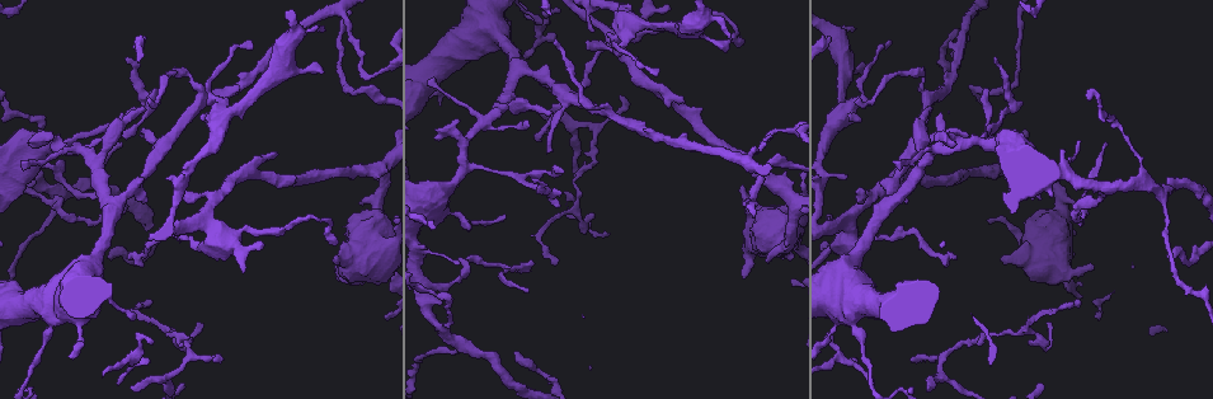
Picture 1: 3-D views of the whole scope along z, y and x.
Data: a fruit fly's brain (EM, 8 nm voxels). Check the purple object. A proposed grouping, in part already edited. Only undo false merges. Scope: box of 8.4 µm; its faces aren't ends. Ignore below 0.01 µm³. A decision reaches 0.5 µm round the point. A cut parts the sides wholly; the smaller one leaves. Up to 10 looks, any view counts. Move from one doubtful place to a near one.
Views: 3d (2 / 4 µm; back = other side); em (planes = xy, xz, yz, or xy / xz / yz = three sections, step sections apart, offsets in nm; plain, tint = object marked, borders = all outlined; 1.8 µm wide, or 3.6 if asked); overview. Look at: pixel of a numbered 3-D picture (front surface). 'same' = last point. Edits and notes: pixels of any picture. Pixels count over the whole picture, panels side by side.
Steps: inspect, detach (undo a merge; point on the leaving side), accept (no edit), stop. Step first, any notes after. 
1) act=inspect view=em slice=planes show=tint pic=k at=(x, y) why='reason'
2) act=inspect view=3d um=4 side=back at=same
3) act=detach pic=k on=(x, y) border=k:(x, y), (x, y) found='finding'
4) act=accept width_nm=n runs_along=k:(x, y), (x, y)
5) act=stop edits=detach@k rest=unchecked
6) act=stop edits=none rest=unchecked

act=inspect view=3d um=2 pic=1 at=(851, 214) why='calibre changes'

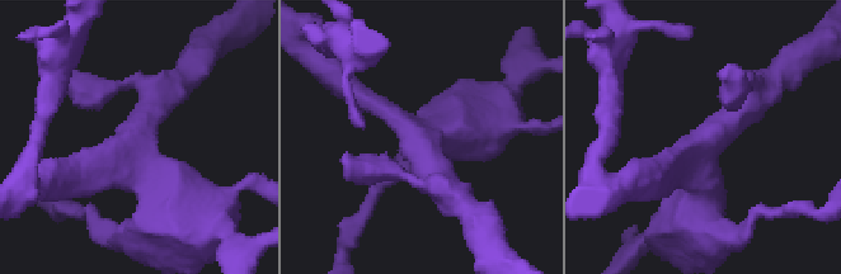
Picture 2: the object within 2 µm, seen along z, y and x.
act=inspect view=em slice=yz step=8 show=tint pic=2 at=(134, 142)

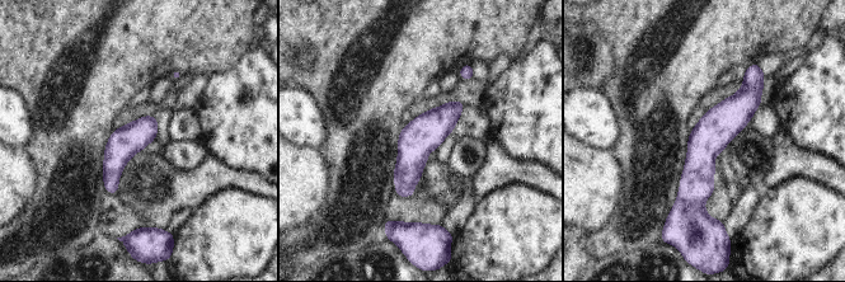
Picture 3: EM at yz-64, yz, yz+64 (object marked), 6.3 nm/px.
act=inspect view=em slice=planes show=tint at=same why='another direction'

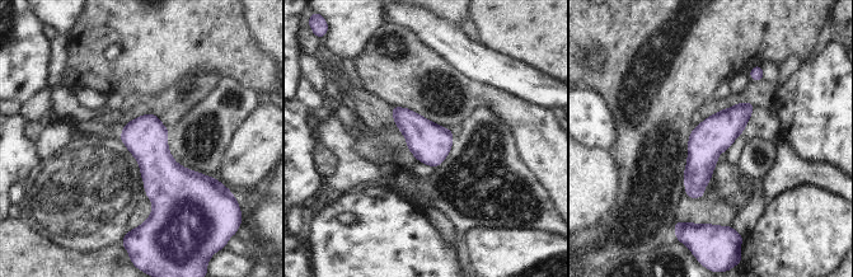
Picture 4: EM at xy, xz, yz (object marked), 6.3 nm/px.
act=accept runs_along=4:(749, 106), (703, 151), (692, 195) found='all the same cell'

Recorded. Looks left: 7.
act=inspect view=3d um=2 pic=1 at=(348, 34)

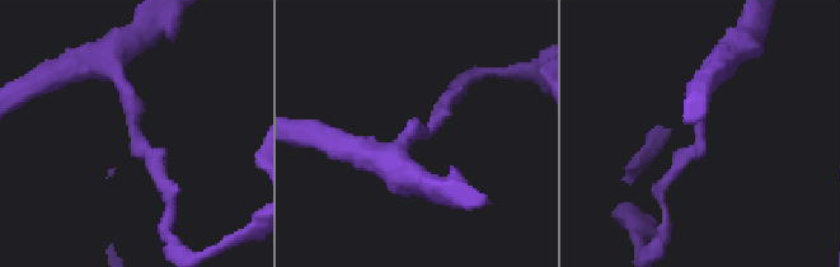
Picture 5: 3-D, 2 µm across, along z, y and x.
act=inspect view=em slice=yz step=8 show=tint pic=5 at=(694, 129) arms=3

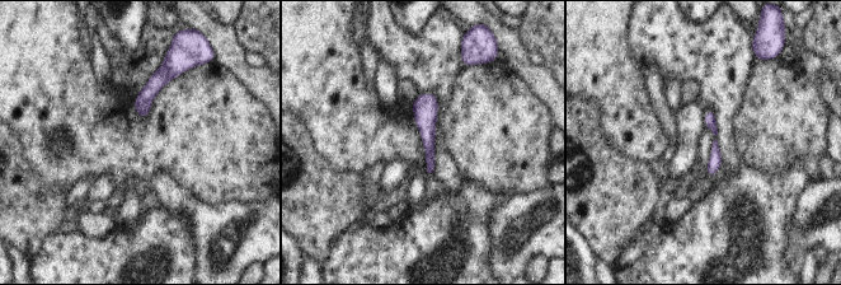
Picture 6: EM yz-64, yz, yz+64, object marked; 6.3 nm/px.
act=inspect view=em slice=planes show=tint at=same why='another direction'

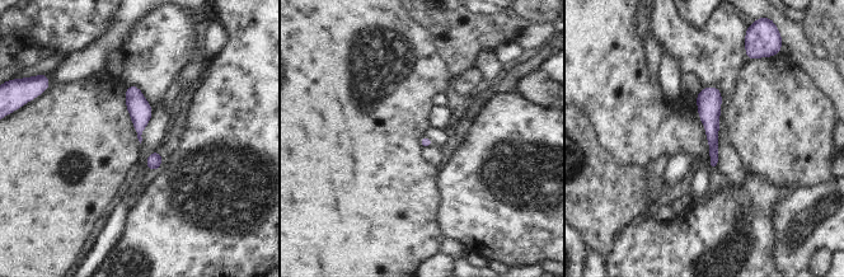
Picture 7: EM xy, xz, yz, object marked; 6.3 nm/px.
act=accept found='one cell here'

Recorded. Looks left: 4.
act=inspect view=3d um=2 pic=1 at=(464, 163) why='four arms meet'

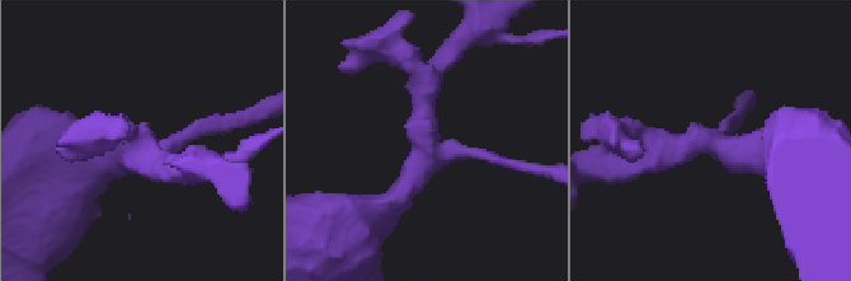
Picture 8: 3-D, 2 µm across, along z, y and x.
act=inspect view=em slice=planes show=borders pic=8 at=(137, 147) arms=4

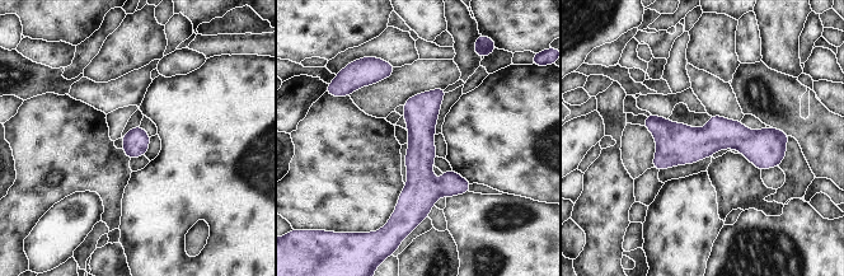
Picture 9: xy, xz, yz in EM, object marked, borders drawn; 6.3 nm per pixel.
act=accept runs_along=9:(648, 118), (671, 139), (779, 135) found='continuous, no second cell'

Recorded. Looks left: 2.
act=inspect view=em um=3.6 slice=xy step=8 show=tint pic=1 at=(942, 360) why='sharp bend'

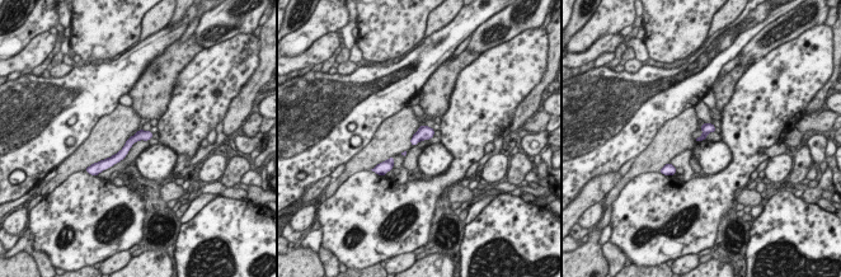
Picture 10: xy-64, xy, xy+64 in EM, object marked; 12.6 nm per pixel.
act=inspect view=em um=3.6 slice=planes show=tint at=same why='another direction'

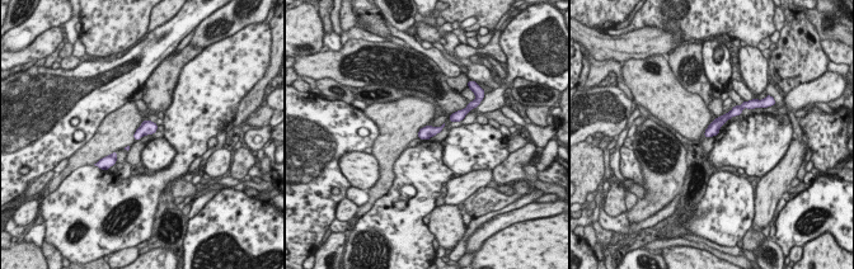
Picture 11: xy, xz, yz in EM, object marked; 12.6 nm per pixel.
act=accept width_nm=160 runs_along=11:(738, 109), (723, 118), (708, 133) found='one cell here'

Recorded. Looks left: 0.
act=stop edits=none rest=unchecked

